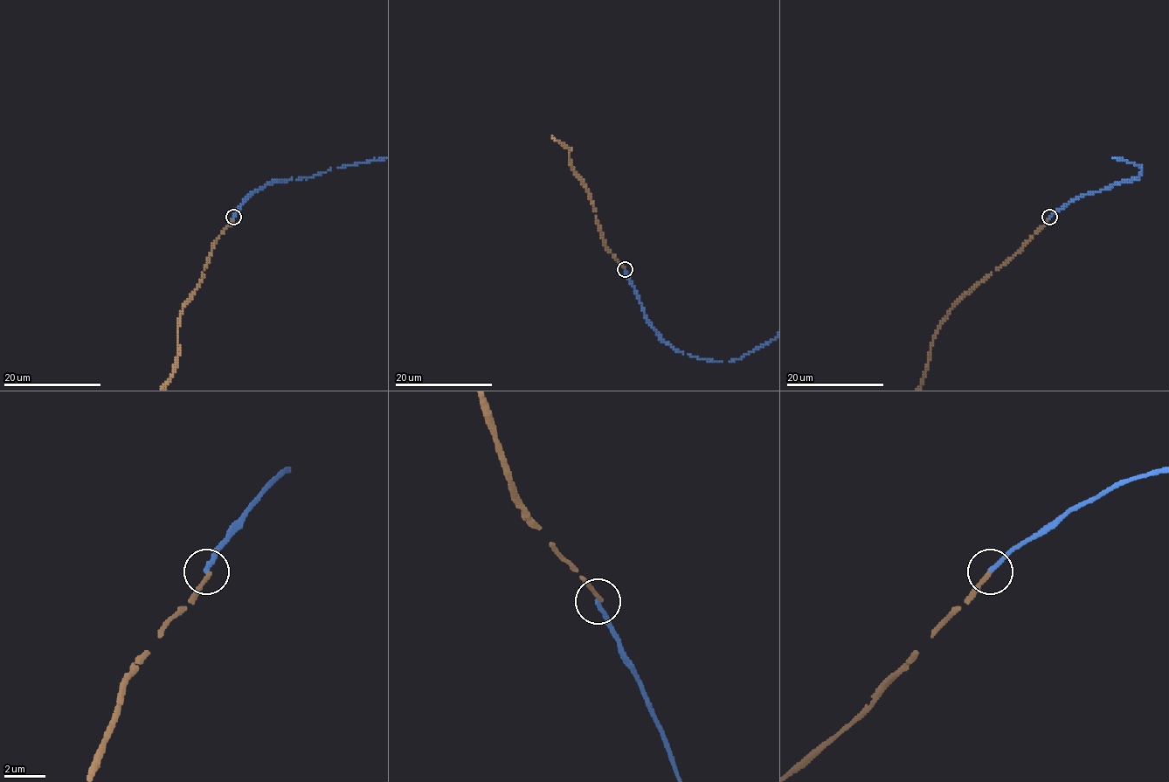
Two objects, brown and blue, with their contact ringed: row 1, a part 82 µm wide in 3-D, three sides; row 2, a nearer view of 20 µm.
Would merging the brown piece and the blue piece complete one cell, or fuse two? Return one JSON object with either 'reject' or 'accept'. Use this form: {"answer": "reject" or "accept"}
{"answer": "reject"}

